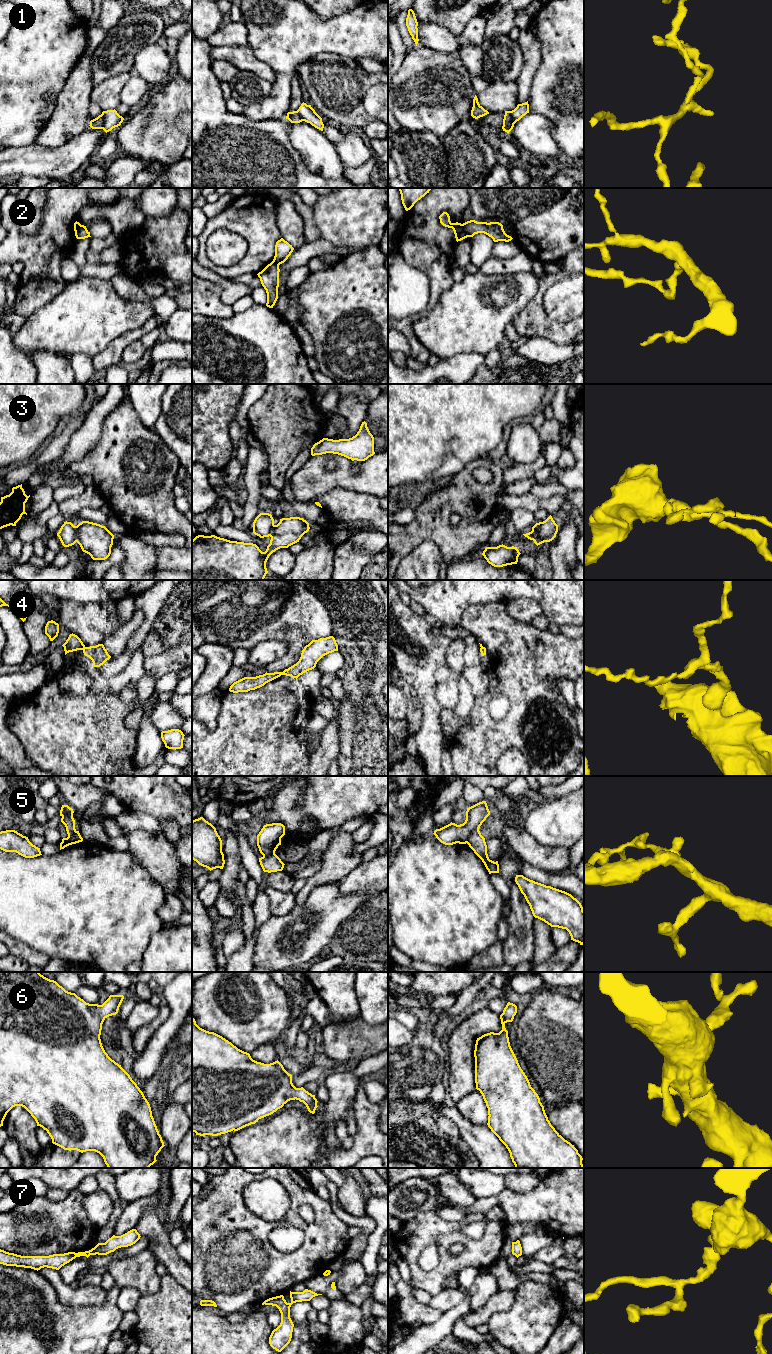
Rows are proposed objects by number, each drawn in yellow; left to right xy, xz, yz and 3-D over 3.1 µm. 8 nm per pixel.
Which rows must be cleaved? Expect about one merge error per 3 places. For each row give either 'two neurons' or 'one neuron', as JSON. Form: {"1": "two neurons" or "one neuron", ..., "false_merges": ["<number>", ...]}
{"1": "two neurons", "2": "two neurons", "3": "two neurons", "4": "two neurons", "5": "two neurons", "6": "one neuron", "7": "one neuron", "false_merges": ["1", "2", "3", "4", "5"]}

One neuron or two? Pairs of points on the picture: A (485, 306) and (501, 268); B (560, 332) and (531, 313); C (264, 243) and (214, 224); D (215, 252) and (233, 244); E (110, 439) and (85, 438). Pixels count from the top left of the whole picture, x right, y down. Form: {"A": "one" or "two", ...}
{"A": "two", "B": "one", "C": "one", "D": "one", "E": "two"}

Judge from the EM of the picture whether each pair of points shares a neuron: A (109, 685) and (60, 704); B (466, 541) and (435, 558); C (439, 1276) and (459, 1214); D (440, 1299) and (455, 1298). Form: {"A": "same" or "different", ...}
{"A": "different", "B": "different", "C": "different", "D": "same"}

